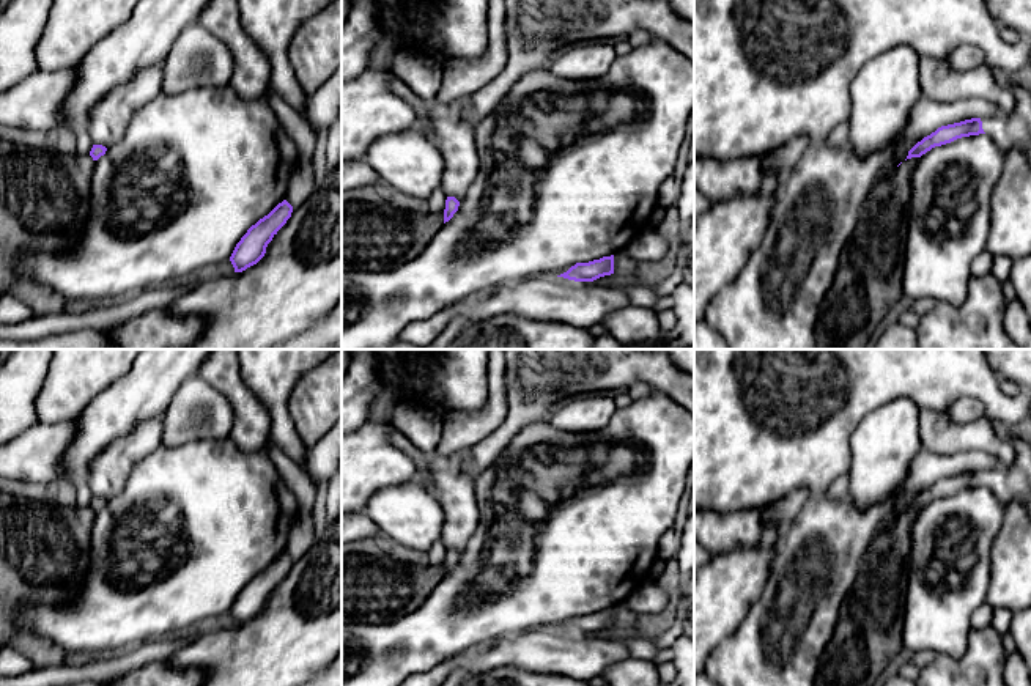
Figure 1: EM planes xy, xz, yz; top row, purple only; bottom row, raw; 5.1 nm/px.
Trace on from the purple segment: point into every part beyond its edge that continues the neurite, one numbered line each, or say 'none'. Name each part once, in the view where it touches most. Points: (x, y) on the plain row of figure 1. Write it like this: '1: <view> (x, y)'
none

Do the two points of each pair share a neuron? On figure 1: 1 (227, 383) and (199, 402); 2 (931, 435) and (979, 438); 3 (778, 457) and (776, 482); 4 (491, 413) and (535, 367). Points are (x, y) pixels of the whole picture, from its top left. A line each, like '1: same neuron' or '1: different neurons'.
1: different neurons
2: same neuron
3: same neuron
4: different neurons

